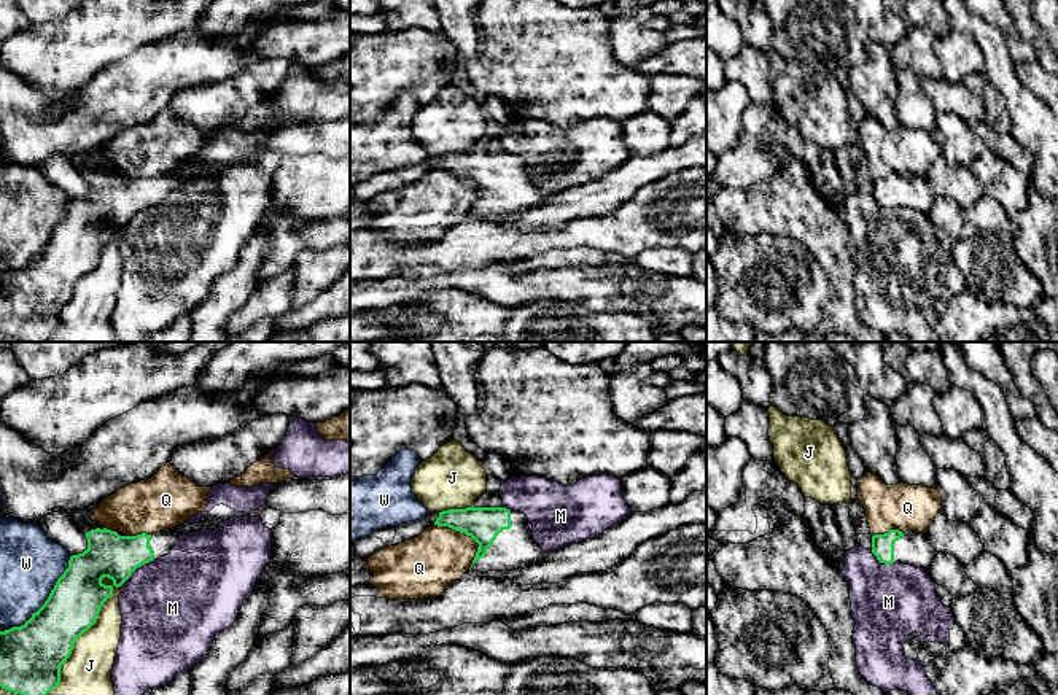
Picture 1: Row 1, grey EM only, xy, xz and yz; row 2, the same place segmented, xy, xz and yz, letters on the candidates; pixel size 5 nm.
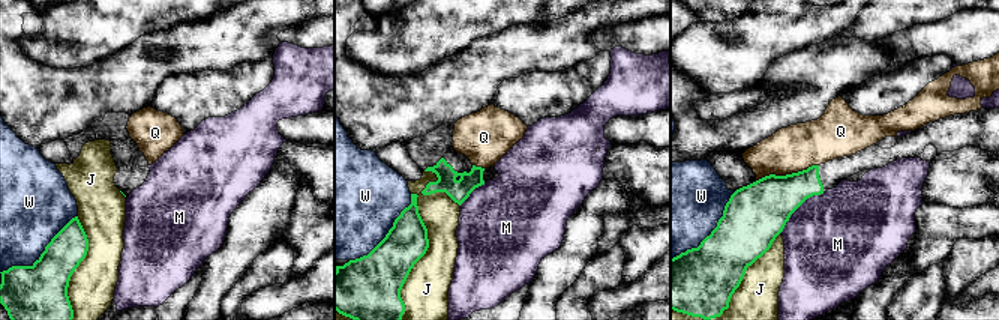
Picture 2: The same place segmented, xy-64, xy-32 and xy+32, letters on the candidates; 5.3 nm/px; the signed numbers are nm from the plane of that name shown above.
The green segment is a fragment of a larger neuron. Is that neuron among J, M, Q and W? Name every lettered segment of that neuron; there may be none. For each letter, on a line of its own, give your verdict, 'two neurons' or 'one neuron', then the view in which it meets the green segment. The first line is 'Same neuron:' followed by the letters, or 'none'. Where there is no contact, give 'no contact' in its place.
Same neuron: none
J: two neurons; contact in xy
M: two neurons; contact in xy
Q: two neurons; contact in xz
W: two neurons; contact in xy

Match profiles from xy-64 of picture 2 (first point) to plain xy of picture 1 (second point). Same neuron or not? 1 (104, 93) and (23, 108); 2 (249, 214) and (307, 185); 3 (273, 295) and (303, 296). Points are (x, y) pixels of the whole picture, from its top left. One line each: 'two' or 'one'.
1: one
2: two
3: two

